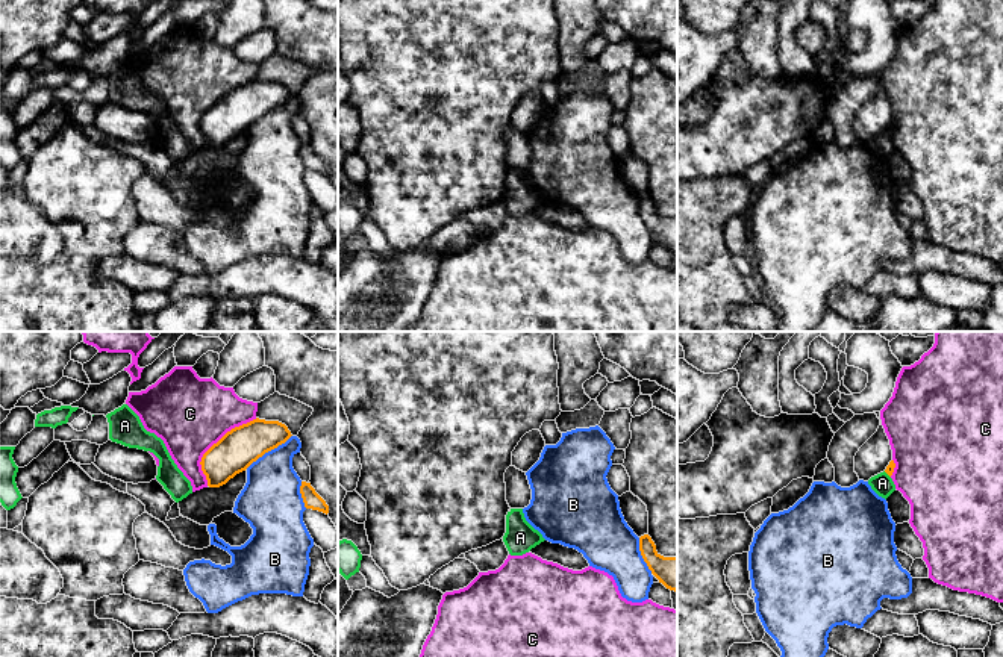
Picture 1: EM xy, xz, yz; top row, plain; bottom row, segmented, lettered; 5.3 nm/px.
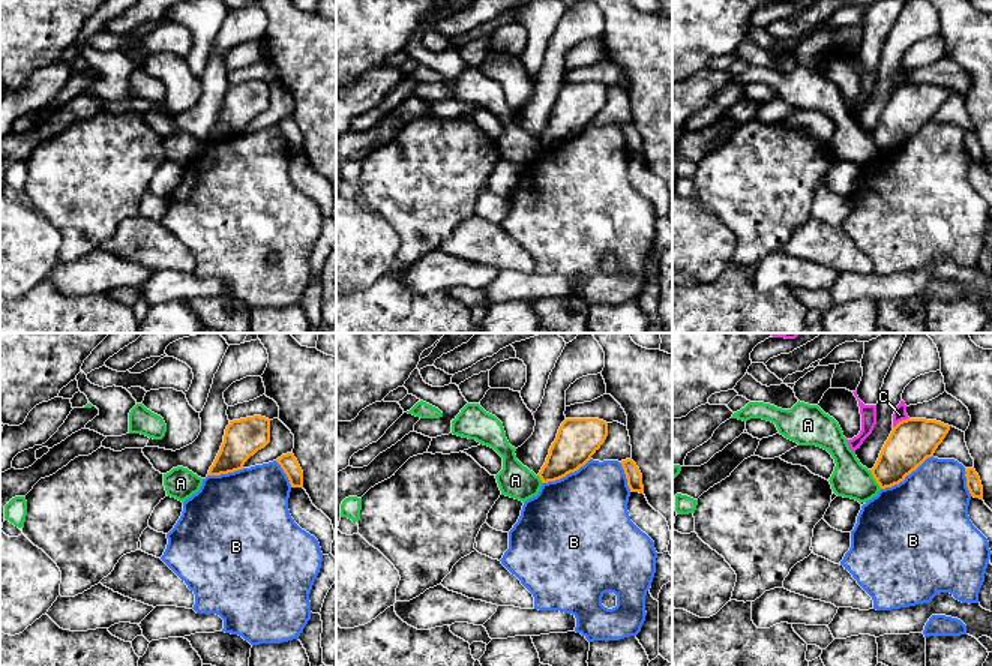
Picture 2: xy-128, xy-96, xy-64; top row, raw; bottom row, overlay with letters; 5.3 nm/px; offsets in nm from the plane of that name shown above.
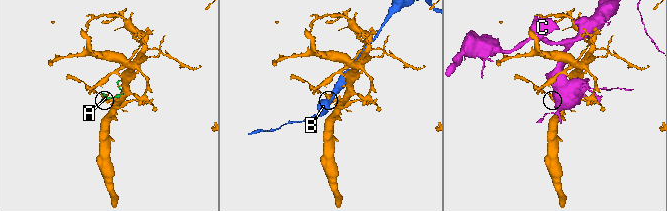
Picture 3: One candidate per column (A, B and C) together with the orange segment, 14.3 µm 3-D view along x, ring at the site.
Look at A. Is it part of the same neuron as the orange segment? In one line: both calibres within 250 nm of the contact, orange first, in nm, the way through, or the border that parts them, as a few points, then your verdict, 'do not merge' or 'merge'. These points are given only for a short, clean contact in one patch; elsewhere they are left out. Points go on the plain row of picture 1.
calibres 50 and 110 nm; border yz (884, 132), (890, 138); do not merge

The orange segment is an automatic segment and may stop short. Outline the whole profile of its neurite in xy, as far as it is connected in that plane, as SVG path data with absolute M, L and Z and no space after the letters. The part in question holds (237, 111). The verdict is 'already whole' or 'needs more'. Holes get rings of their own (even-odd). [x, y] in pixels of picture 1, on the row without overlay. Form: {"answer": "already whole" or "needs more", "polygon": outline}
{"answer": "already whole", "polygon": "M259 79L232 89L202 118L200 126L208 147L220 148L226 145L291 97L285 85Z"}

